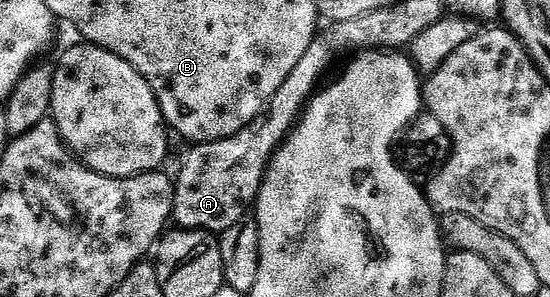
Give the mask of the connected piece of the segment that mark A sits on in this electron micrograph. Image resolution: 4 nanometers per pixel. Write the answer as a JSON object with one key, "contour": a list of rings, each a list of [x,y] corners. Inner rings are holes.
{"contour":[[[302,56],[302,60],[298,60],[298,68],[290,72],[288,82],[282,84],[282,88],[278,88],[272,98],[271,105],[276,106],[276,111],[267,115],[269,126],[253,124],[229,138],[219,138],[217,142],[201,142],[191,147],[192,151],[185,156],[180,166],[180,175],[174,178],[172,218],[177,227],[223,232],[245,221],[247,214],[244,213],[247,210],[249,213],[250,207],[257,201],[264,172],[282,141],[280,130],[288,132],[293,129],[306,103],[313,97],[312,85],[320,77],[325,77],[325,74],[324,58]]]}

